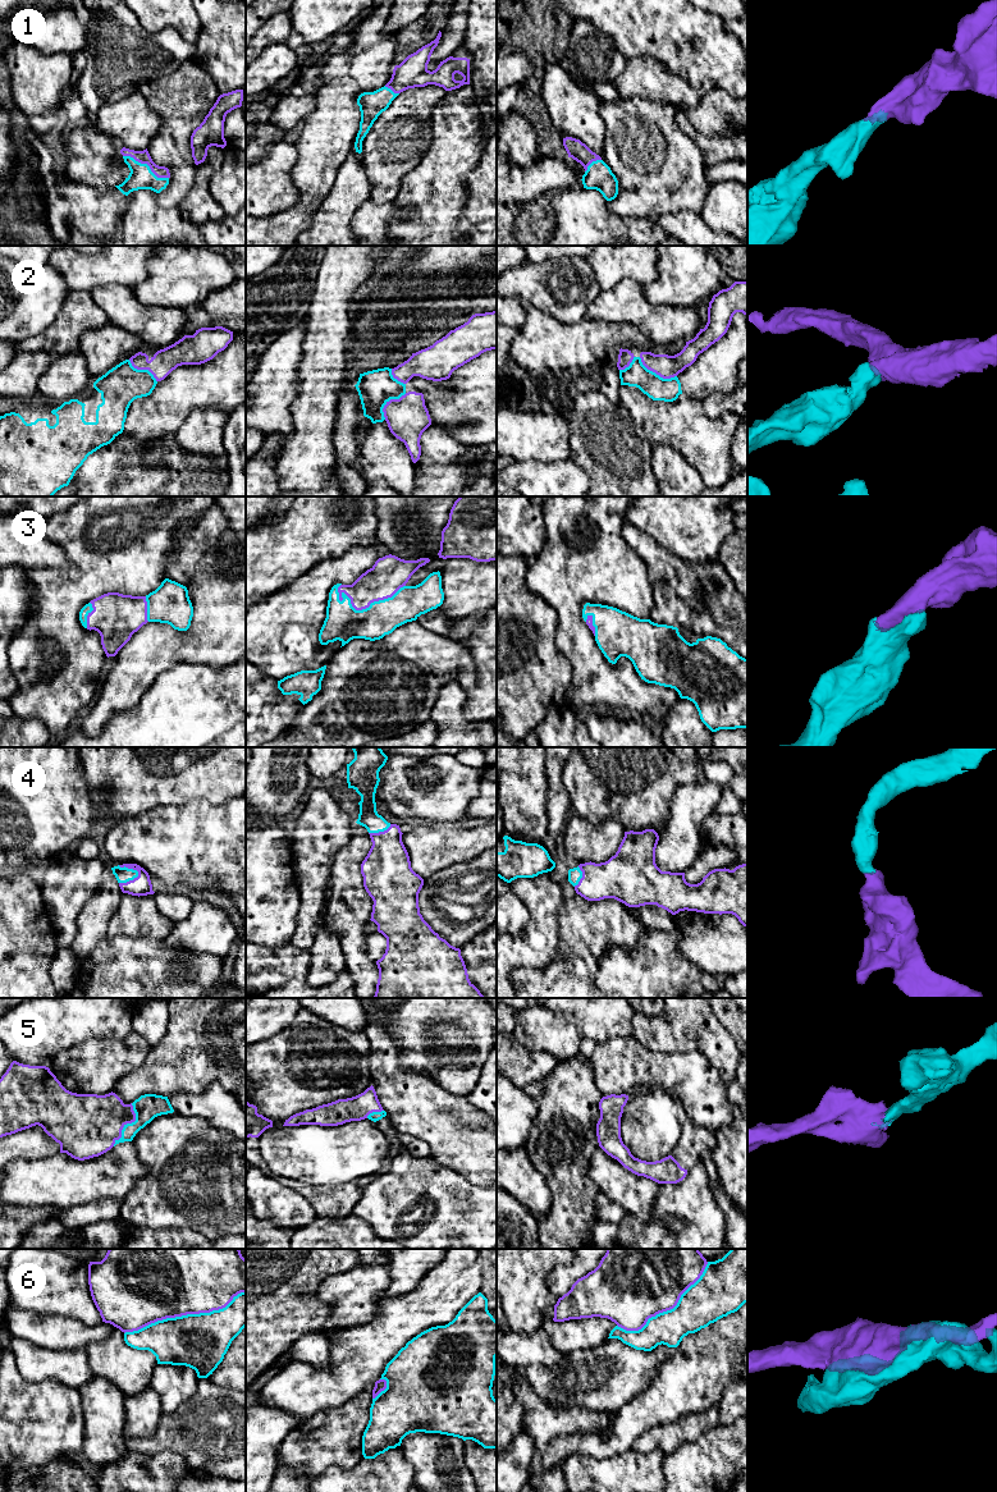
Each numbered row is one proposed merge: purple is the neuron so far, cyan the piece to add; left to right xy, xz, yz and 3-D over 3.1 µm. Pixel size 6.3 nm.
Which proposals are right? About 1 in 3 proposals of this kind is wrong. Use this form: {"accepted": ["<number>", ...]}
{"accepted": ["1", "3", "4", "5"]}

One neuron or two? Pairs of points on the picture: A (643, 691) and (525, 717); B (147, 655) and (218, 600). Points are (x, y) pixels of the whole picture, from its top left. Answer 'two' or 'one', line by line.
A: two
B: one

